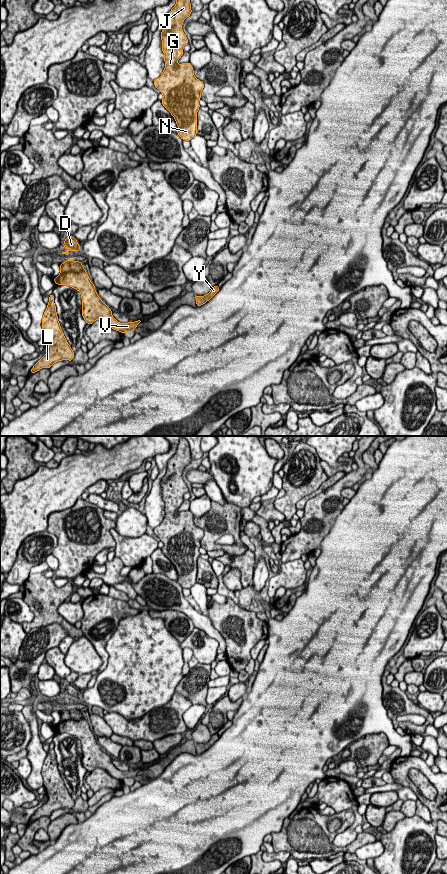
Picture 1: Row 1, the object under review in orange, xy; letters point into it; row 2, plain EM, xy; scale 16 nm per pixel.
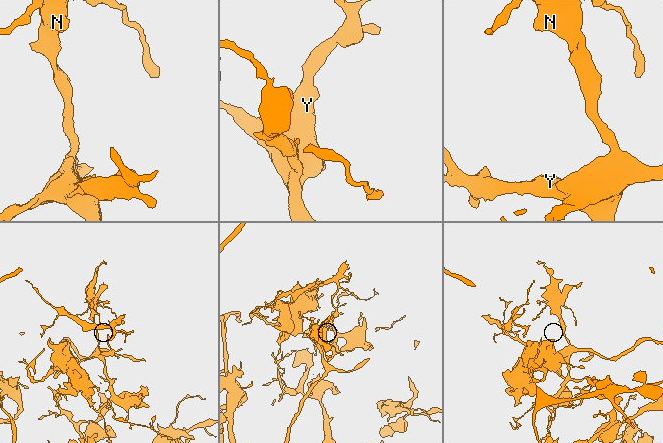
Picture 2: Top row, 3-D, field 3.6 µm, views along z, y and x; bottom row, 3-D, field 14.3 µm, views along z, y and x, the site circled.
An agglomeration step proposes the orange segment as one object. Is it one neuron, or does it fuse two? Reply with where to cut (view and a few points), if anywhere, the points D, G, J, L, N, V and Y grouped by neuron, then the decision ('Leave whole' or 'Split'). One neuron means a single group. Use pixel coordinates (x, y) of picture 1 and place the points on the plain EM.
No split. Groups: D G J L N V Y. Leave whole

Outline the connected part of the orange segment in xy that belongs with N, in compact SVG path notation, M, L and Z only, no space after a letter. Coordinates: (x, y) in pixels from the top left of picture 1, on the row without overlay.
M181 438L160 483L165 516L161 524L153 529L154 534L163 542L163 554L176 569L177 582L186 589L190 589L197 582L197 560L204 536L204 531L194 524L189 510L177 511L184 501L184 494L188 492L182 473L191 461L189 443Z

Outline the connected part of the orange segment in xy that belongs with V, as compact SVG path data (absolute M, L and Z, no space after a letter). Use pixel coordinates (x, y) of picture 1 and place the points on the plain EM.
M67 708L60 712L60 722L53 728L57 733L68 733L81 742L82 765L87 772L96 768L107 771L113 778L121 781L133 780L140 768L126 772L118 770L112 763L112 758L101 748L95 739L93 730L79 709Z

